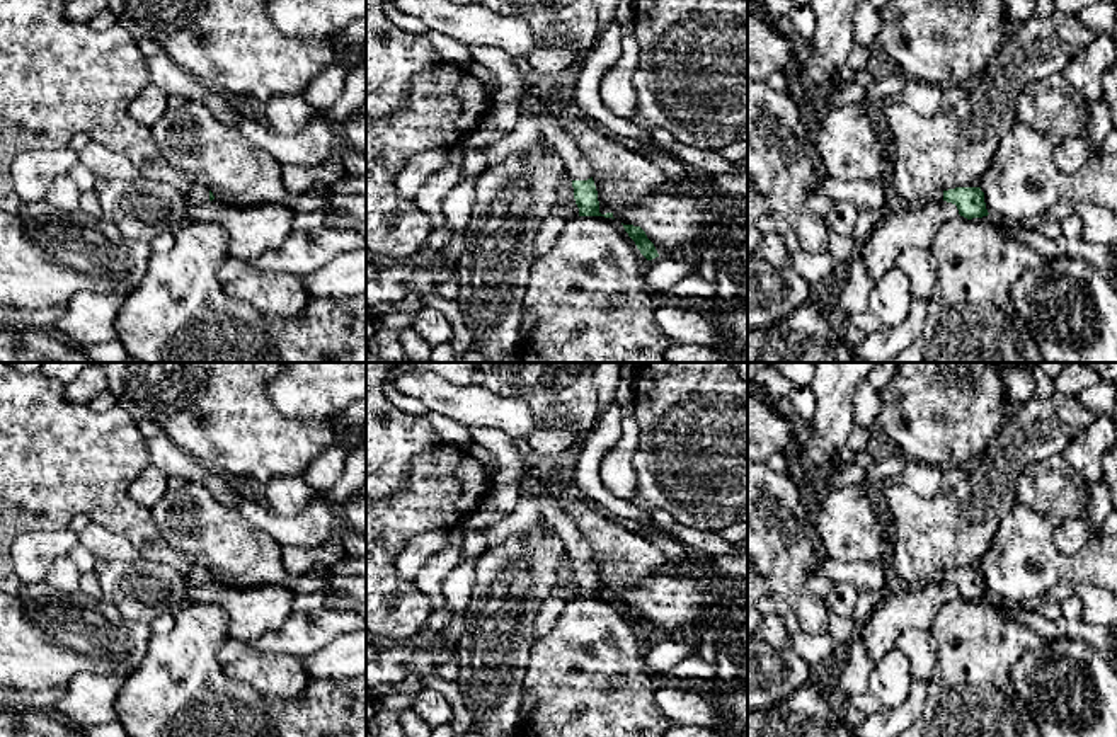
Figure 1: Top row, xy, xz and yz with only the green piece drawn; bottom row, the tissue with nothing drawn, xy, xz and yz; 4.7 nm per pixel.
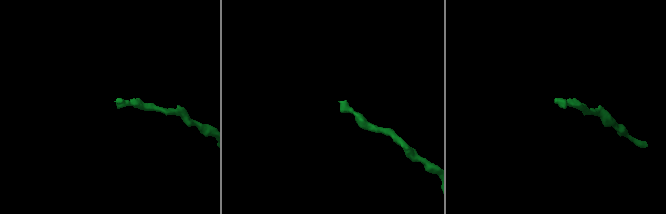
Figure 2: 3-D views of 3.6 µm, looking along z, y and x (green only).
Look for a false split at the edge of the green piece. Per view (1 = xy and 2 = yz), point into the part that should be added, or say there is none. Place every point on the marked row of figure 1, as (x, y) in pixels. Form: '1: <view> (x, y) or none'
1: xy (198, 194)
2: yz (937, 196)

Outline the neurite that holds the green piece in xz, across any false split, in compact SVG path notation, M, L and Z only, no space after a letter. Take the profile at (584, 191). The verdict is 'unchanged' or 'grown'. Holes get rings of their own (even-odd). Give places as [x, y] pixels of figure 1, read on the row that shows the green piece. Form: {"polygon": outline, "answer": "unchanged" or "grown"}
{"polygon": "M536 89L519 92L516 102L519 112L531 112L541 123L541 138L553 145L565 165L565 172L572 179L574 199L579 216L613 218L613 213L601 214L598 191L593 180L593 169L569 136L562 123L562 106L555 97L543 97Z", "answer": "grown"}

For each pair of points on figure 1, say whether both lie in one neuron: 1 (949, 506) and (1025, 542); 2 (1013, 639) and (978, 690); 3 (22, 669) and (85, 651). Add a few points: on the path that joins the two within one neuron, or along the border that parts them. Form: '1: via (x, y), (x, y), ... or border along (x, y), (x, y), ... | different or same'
1: border along (1017, 502), (1000, 525), (979, 564) | different
2: via (1002, 651), (978, 678) | same
3: via (38, 654), (41, 651), (70, 651) | same

